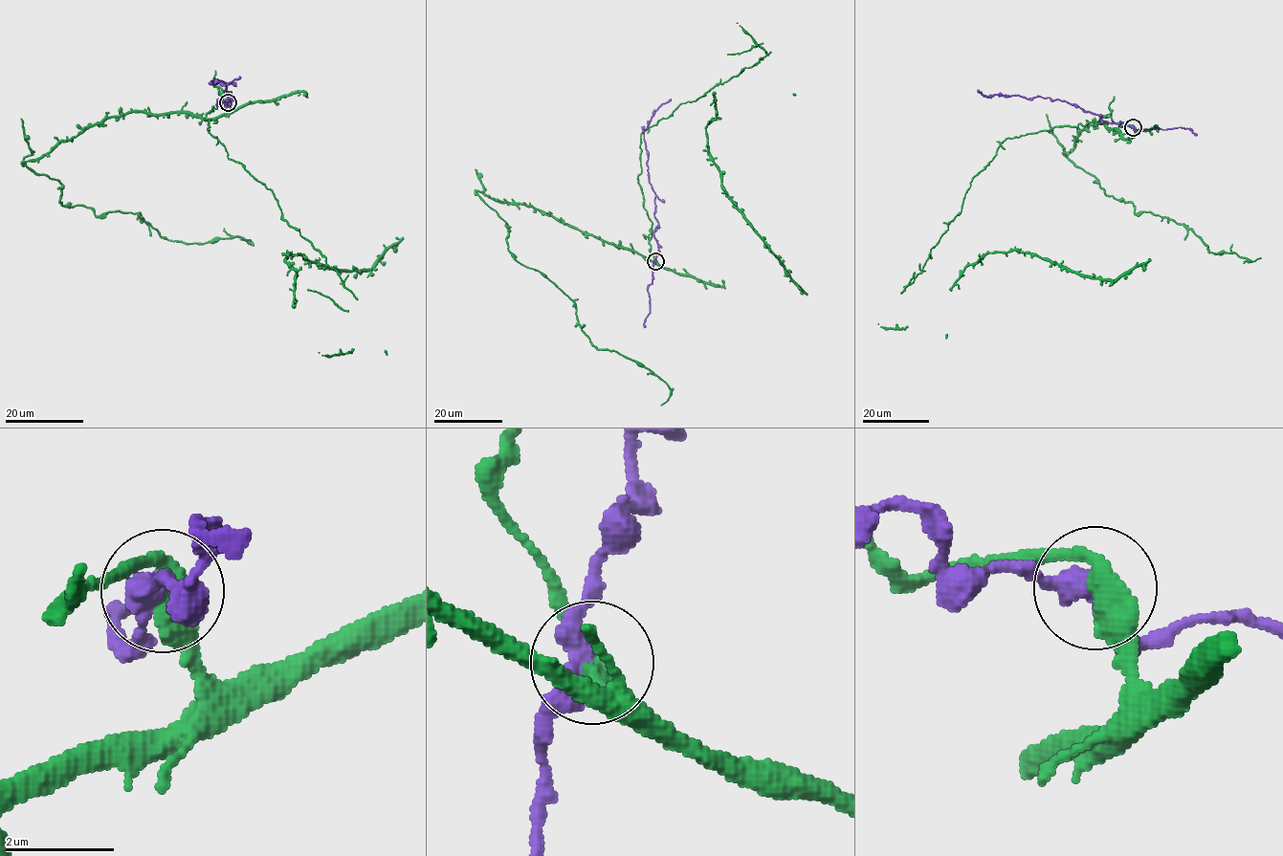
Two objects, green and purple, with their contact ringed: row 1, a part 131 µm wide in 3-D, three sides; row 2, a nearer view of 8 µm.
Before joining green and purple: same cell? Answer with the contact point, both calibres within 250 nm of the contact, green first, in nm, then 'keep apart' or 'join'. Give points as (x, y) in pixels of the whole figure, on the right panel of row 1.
at (1133, 127); 440 nm thick on the green side, 340 nm on the other; keep apart

